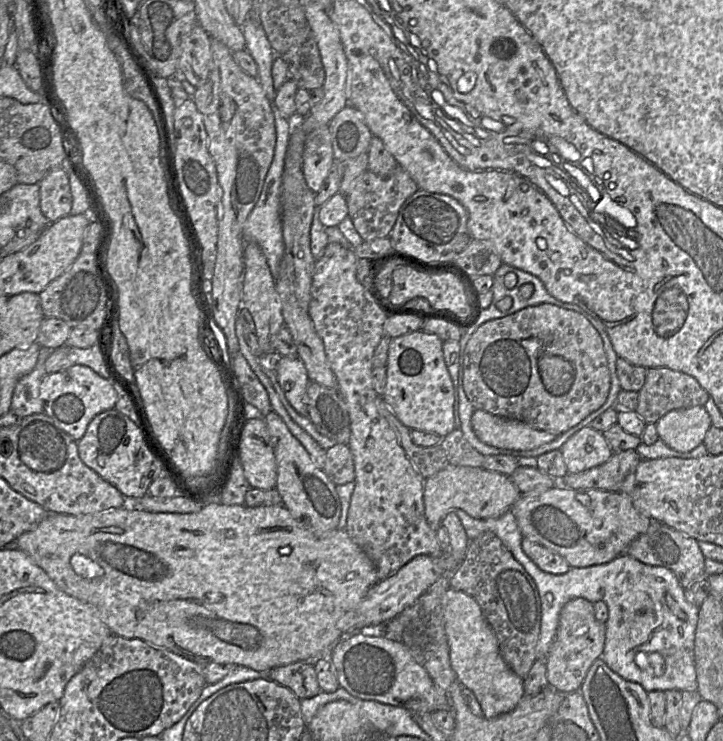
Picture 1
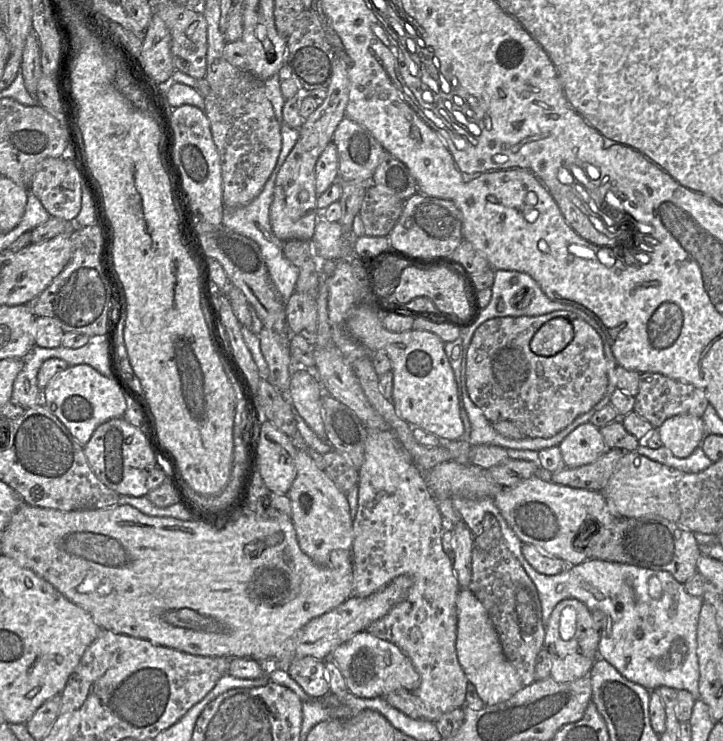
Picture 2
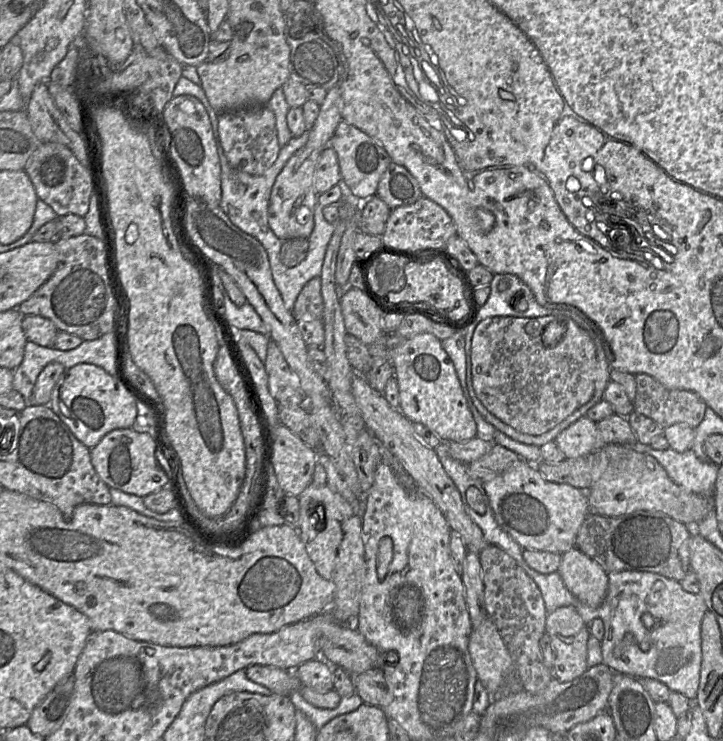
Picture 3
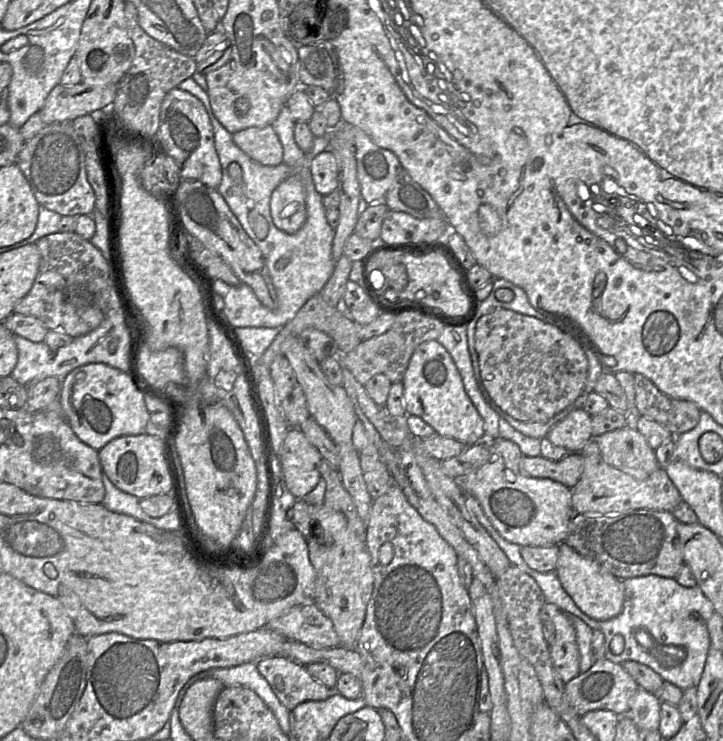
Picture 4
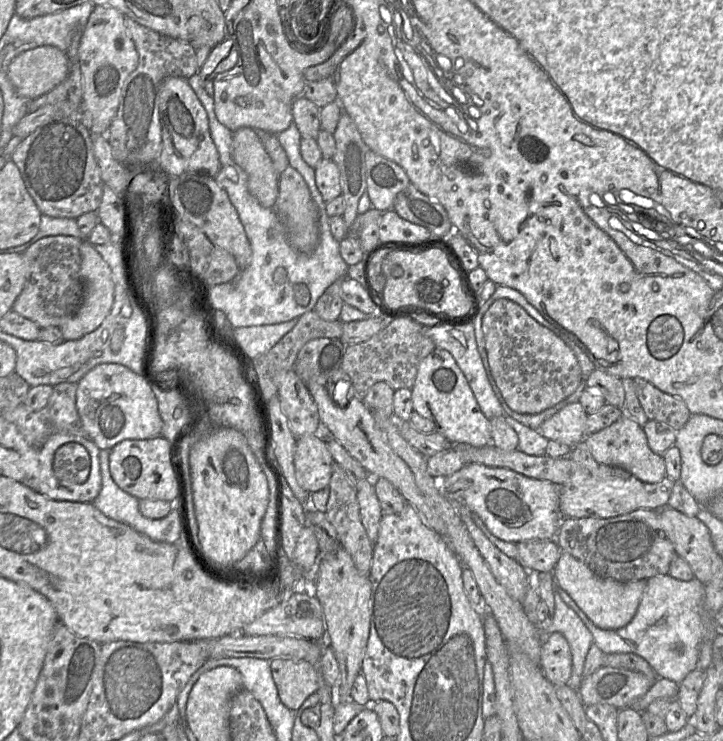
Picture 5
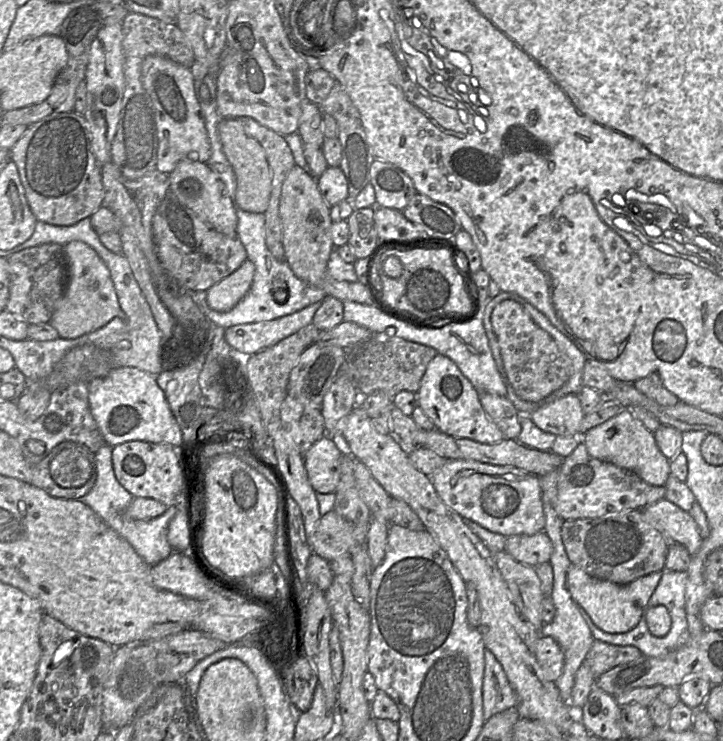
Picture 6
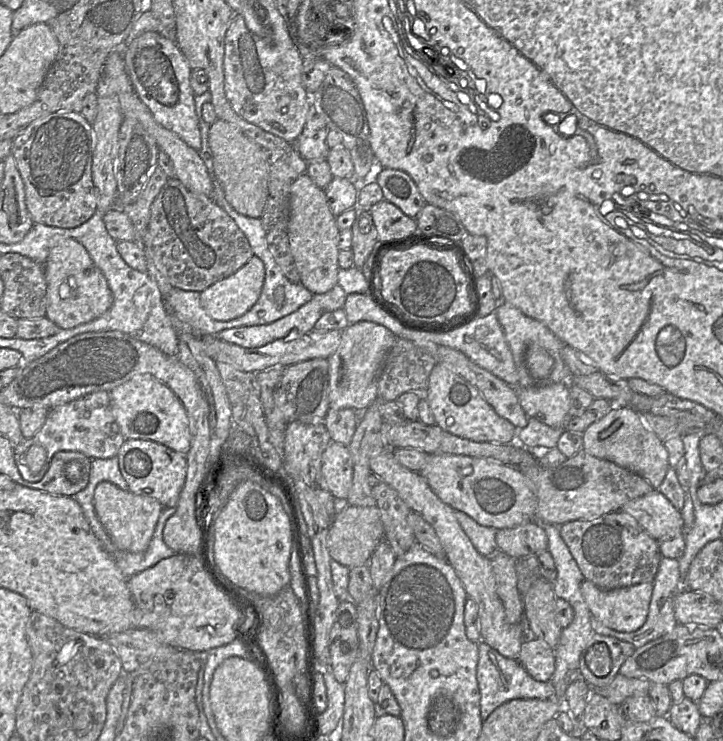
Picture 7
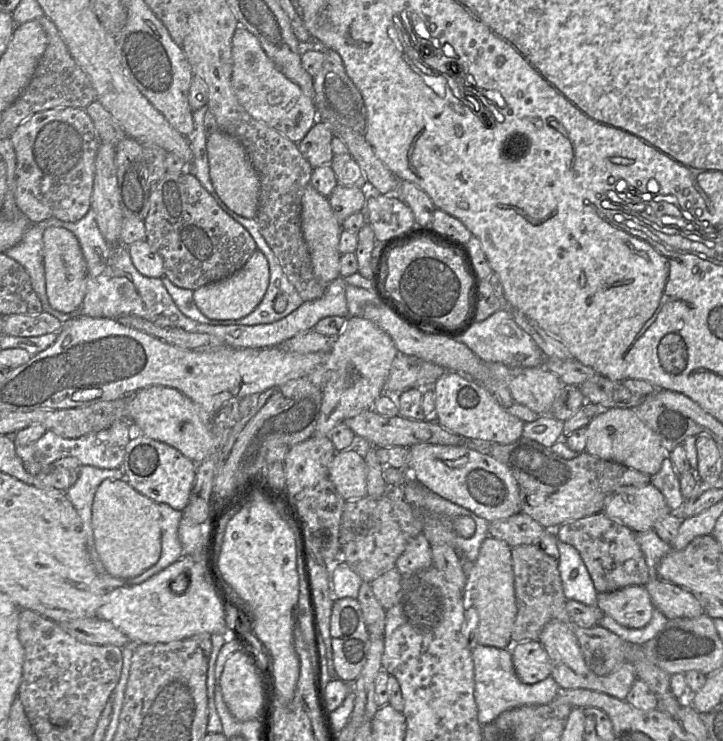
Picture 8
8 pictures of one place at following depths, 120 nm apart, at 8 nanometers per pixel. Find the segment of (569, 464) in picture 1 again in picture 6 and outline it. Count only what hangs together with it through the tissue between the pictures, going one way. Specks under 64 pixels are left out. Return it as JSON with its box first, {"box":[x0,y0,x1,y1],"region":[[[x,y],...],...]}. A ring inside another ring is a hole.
{"box":[530,394,584,436],"region":[[[568,394],[537,409],[530,418],[538,428],[555,436],[579,436],[584,415],[577,395]]]}

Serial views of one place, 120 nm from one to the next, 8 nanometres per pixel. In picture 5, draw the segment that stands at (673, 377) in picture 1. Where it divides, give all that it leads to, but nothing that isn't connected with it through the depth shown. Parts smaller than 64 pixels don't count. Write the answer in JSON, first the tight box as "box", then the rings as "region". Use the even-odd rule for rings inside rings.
{"box":[634,378,691,430],"region":[[[634,378],[639,402],[649,420],[680,430],[689,420],[691,413],[678,397],[667,394],[642,378]]]}

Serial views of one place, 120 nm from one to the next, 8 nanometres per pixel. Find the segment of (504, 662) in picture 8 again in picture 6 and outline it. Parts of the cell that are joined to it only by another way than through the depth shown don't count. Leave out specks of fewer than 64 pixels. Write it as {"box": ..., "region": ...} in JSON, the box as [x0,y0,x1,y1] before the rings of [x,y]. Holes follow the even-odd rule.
{"box":[483,650,518,721],"region":[[[489,650],[484,651],[483,717],[487,721],[494,714],[517,707],[518,696],[511,687],[502,665]]]}

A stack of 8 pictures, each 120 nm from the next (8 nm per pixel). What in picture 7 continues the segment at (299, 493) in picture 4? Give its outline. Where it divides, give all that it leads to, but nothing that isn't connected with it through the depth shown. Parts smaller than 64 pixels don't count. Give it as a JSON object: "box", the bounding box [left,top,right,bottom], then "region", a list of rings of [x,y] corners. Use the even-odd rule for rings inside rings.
{"box":[321,441,352,500],"region":[[[330,441],[321,458],[321,473],[329,492],[346,500],[352,486],[352,457],[348,446]]]}

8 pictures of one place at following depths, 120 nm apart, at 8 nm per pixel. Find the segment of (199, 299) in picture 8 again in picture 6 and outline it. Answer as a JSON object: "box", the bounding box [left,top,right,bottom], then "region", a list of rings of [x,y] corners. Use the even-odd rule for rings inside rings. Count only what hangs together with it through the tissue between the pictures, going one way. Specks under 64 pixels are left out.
{"box":[207,259,255,312],"region":[[[246,259],[232,274],[207,290],[207,304],[218,312],[233,309],[251,288],[255,265]]]}

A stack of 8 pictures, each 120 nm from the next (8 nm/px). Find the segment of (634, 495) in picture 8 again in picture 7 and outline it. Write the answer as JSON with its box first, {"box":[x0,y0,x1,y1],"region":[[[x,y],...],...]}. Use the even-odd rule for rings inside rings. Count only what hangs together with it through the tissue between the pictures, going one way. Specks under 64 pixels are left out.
{"box":[621,489,684,541],"region":[[[657,489],[627,502],[621,510],[634,517],[657,541],[684,534],[684,521],[680,511]]]}

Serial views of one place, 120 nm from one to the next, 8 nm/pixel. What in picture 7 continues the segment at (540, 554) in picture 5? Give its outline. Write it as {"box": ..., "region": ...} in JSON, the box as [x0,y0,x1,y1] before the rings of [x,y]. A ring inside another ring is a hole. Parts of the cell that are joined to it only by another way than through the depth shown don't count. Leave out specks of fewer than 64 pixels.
{"box":[498,521,548,559],"region":[[[530,521],[515,527],[498,529],[498,549],[514,559],[536,556],[548,550],[548,539],[543,525]]]}

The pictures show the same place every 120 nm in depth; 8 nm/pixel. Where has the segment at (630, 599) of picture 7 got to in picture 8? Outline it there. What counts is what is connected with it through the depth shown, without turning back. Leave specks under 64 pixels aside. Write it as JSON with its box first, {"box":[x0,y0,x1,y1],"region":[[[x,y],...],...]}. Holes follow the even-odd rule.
{"box":[596,585,654,629],"region":[[[639,585],[598,593],[596,606],[618,624],[634,629],[645,627],[654,610],[647,589]]]}

